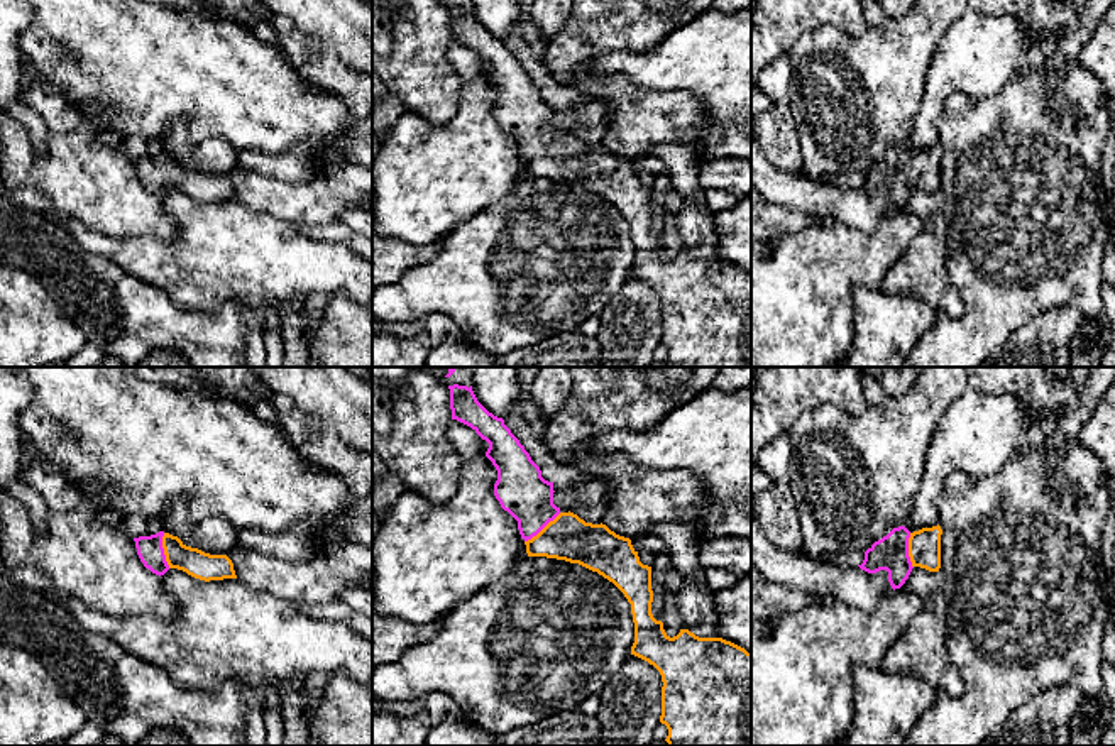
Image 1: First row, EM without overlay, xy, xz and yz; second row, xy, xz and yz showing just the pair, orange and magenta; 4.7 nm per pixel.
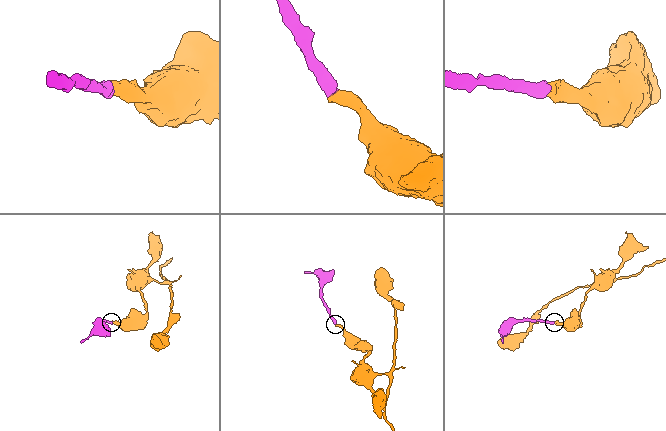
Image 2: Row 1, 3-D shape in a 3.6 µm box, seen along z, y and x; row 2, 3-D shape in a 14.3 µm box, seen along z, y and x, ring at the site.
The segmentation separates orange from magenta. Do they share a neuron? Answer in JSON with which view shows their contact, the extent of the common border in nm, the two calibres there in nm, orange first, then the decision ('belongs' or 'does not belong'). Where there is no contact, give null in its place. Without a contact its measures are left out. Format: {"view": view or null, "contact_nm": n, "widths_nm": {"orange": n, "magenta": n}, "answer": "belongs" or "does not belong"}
{"view": "xz", "contact_nm": 220, "widths_nm": {"orange": 220, "magenta": 240}, "answer": "belongs"}

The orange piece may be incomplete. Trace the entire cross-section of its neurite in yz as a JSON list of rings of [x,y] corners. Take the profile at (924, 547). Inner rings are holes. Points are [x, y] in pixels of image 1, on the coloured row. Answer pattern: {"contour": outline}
{"contour": [[[939,524],[914,533],[905,526],[893,528],[865,551],[865,560],[858,567],[868,573],[887,570],[892,589],[900,589],[914,567],[939,572],[941,535]]]}

